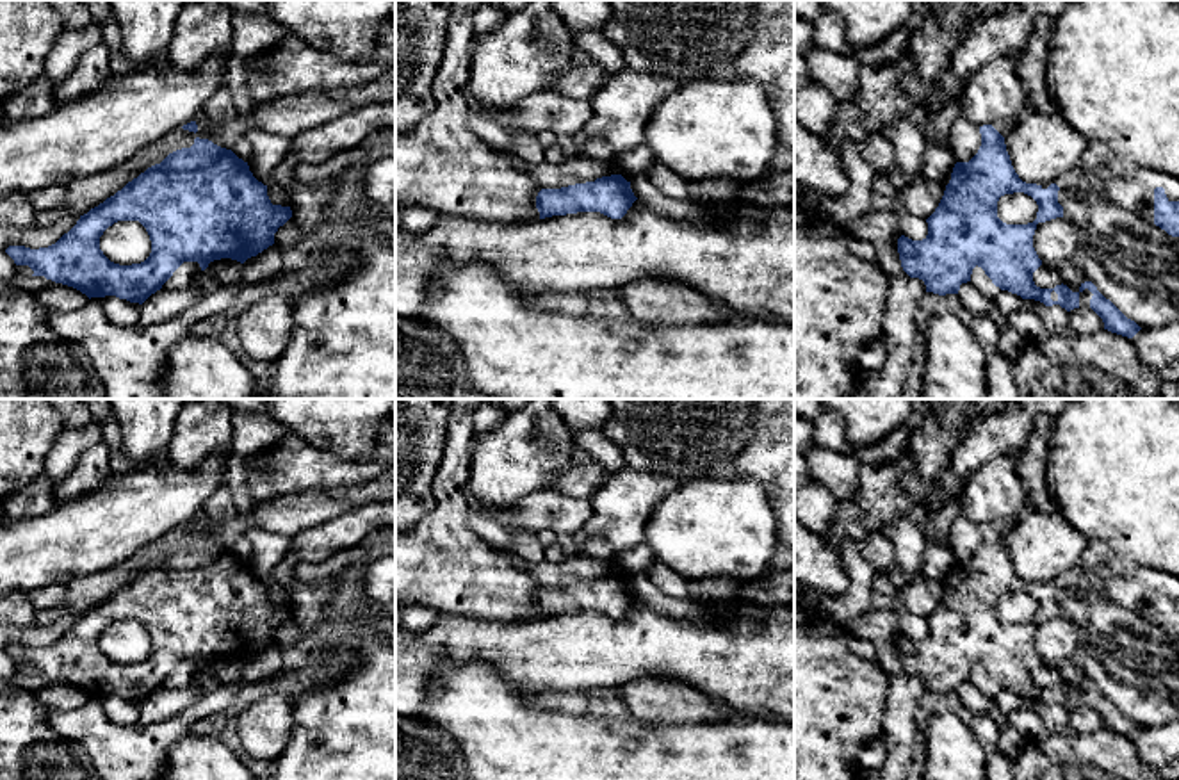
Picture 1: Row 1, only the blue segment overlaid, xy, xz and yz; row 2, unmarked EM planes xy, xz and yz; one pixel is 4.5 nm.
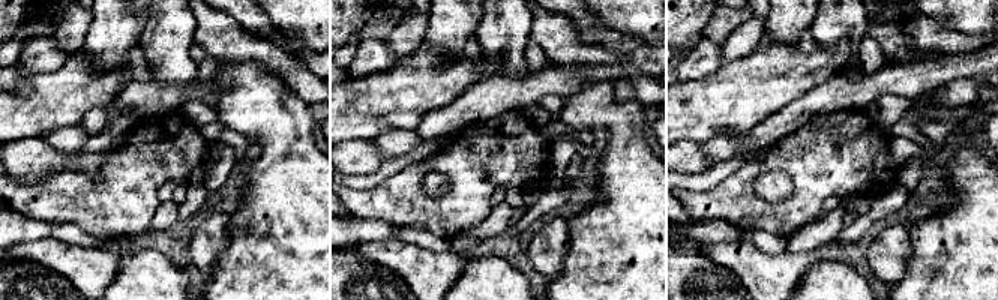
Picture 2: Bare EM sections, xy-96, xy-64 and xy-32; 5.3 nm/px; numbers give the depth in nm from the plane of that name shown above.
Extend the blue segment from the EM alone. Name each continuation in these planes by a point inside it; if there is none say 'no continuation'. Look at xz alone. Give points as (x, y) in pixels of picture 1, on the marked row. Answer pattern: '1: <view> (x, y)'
no continuation

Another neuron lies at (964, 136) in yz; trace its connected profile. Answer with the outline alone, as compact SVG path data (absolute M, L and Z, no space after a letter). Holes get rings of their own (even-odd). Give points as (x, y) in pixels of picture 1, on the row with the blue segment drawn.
M965 116L953 121L949 128L949 150L956 162L969 162L981 146L980 126Z

